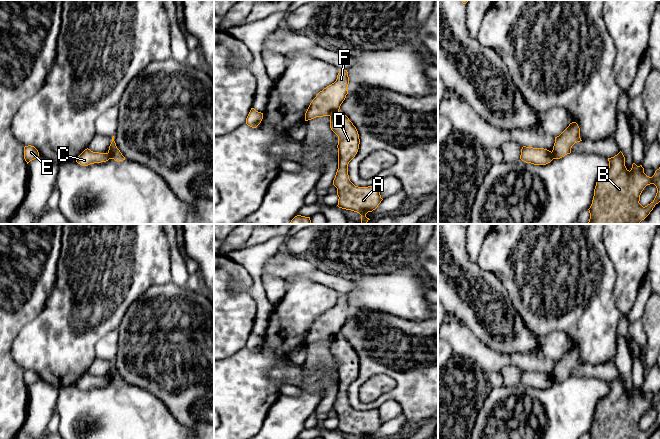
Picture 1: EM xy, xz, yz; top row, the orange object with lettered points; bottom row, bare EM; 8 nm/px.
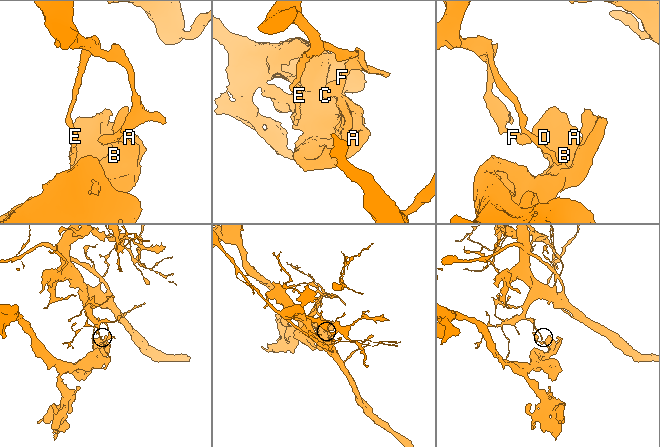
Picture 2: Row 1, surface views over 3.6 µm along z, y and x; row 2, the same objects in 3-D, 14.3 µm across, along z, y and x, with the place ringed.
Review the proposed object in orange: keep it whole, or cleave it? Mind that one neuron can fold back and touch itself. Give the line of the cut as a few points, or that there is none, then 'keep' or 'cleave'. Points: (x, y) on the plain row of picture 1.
cut in xz along (338, 334), (330, 341); cleave

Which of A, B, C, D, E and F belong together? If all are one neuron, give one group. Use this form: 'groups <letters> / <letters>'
groups A B D / C E F

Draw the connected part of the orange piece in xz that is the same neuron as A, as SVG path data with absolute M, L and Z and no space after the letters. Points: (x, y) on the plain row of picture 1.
M342 336L330 341L330 352L338 360L338 393L333 404L337 412L338 431L366 439L383 424L378 409L355 410L349 403L348 388L358 376L360 363L356 351Z

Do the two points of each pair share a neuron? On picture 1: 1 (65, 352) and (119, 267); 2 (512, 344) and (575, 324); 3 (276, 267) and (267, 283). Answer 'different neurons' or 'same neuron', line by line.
1: same neuron
2: different neurons
3: different neurons

